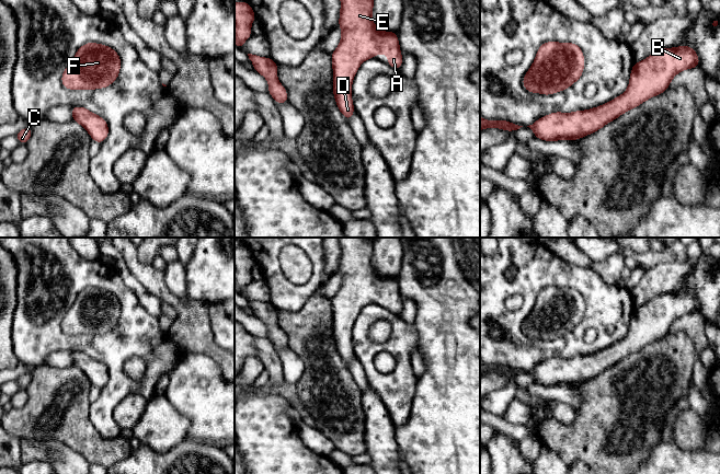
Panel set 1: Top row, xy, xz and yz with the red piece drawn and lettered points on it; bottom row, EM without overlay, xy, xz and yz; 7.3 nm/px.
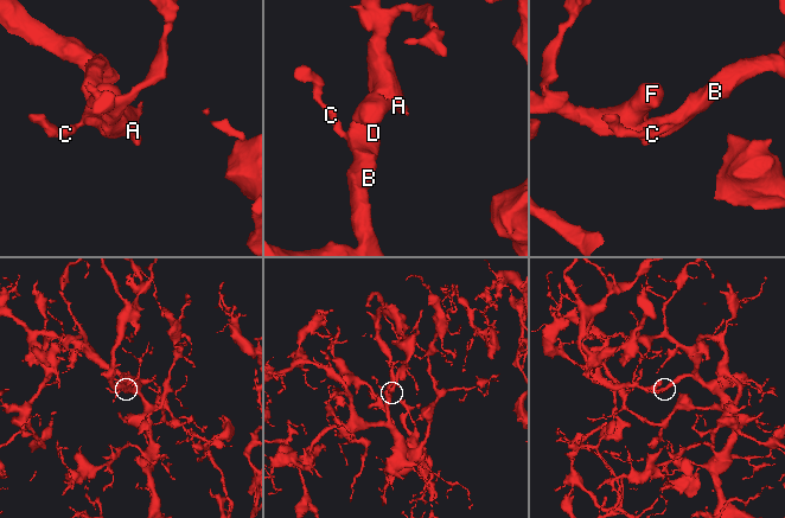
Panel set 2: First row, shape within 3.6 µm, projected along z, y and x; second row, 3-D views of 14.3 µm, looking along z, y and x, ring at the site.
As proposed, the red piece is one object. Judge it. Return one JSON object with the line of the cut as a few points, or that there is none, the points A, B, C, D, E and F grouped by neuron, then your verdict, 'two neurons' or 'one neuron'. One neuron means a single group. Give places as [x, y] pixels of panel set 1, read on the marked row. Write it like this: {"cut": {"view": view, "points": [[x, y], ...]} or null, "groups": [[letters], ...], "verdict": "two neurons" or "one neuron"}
{"cut": null, "groups": [["A", "B", "C", "D", "E", "F"]], "verdict": "one neuron"}

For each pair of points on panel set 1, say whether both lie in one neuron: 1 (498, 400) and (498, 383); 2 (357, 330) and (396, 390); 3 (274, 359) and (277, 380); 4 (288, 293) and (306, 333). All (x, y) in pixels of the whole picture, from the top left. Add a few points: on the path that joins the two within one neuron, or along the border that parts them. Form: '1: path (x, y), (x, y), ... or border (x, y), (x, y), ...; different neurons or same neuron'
1: border (514, 377), (506, 384), (491, 392); different neurons
2: path (363, 346), (369, 369), (379, 379); same neuron
3: path (274, 365), (276, 374); same neuron
4: border (315, 292), (296, 311), (277, 310); different neurons

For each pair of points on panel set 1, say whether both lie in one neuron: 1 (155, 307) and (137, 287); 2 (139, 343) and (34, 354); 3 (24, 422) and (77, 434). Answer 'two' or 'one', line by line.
1: one
2: one
3: one

